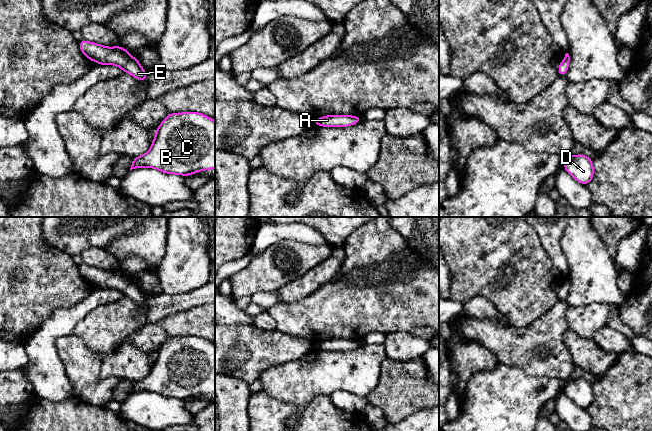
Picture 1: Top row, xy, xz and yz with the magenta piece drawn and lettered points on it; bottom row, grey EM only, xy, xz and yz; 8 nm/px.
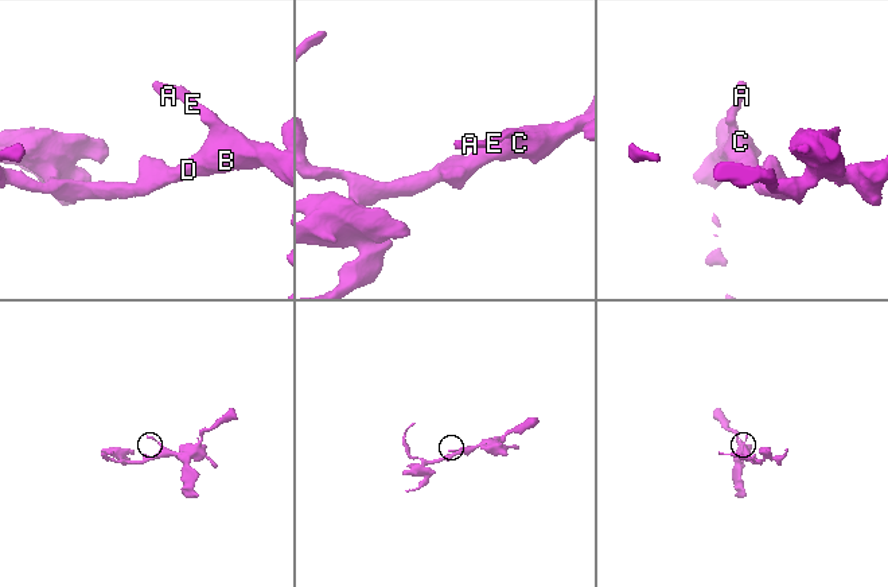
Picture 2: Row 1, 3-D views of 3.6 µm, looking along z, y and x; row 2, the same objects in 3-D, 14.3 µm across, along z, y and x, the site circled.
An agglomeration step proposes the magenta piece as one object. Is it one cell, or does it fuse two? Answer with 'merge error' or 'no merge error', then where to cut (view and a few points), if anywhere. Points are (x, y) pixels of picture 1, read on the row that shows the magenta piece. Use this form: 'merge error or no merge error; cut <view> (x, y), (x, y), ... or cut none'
no merge error; cut none

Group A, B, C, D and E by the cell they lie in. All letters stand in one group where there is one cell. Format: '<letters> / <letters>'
A B C D E

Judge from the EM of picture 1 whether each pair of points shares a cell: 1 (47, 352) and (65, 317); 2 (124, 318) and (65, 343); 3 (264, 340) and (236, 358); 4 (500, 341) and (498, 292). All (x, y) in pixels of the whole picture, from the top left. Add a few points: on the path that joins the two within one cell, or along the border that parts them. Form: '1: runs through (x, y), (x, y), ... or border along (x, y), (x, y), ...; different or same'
1: runs through (47, 343), (47, 335), (56, 326); same
2: border along (71, 333), (78, 336), (89, 347), (98, 352); different
3: runs through (257, 347), (254, 350), (243, 351); same
4: border along (533, 320), (524, 326), (510, 325); different

